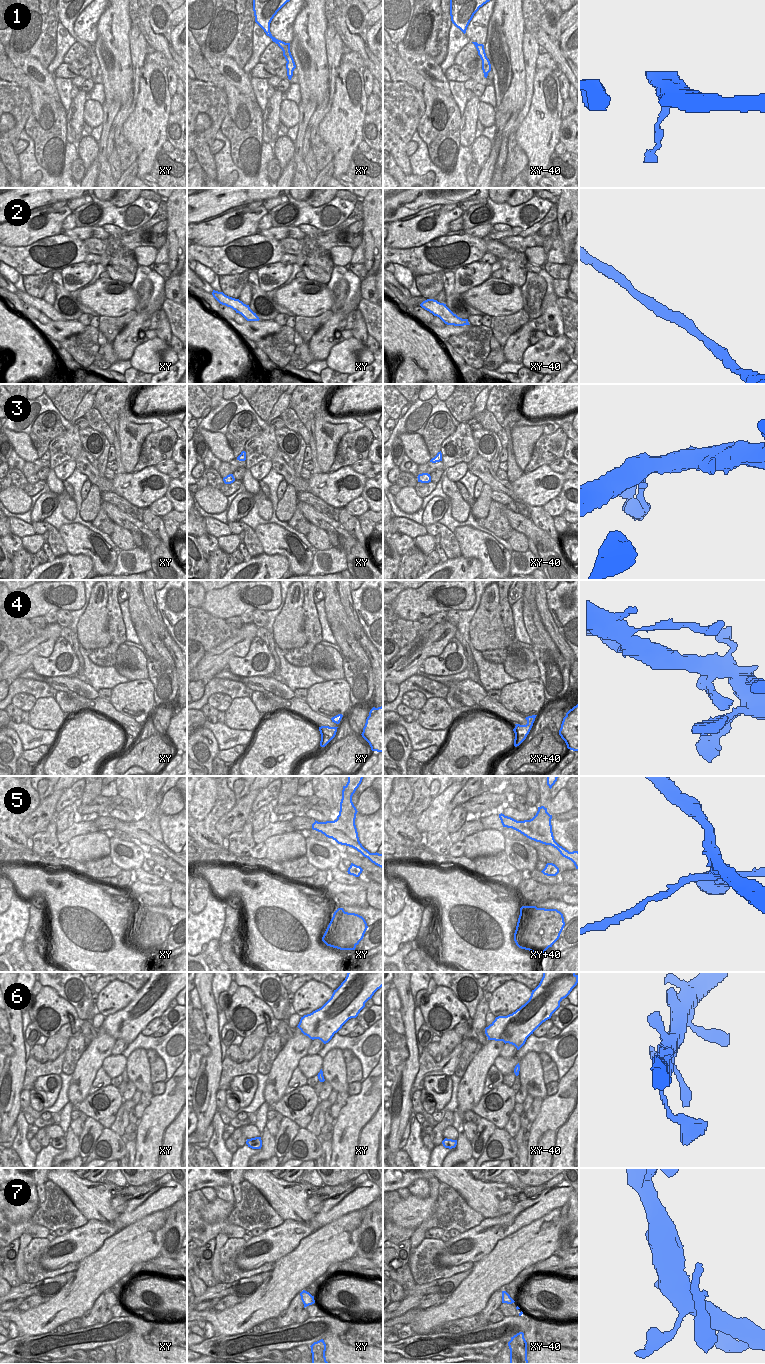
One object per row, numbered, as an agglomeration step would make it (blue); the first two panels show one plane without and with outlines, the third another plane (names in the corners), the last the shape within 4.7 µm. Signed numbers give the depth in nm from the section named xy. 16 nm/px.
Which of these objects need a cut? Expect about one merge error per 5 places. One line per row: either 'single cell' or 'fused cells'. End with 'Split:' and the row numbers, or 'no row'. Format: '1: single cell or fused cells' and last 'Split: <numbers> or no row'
1: single cell
2: single cell
3: single cell
4: single cell
5: fused cells
6: single cell
7: fused cells
Split: 5, 7

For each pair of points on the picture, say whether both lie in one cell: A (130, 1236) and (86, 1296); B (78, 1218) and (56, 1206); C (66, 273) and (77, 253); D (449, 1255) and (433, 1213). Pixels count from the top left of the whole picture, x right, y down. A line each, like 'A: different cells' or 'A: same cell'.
A: same cell
B: same cell
C: different cells
D: different cells

